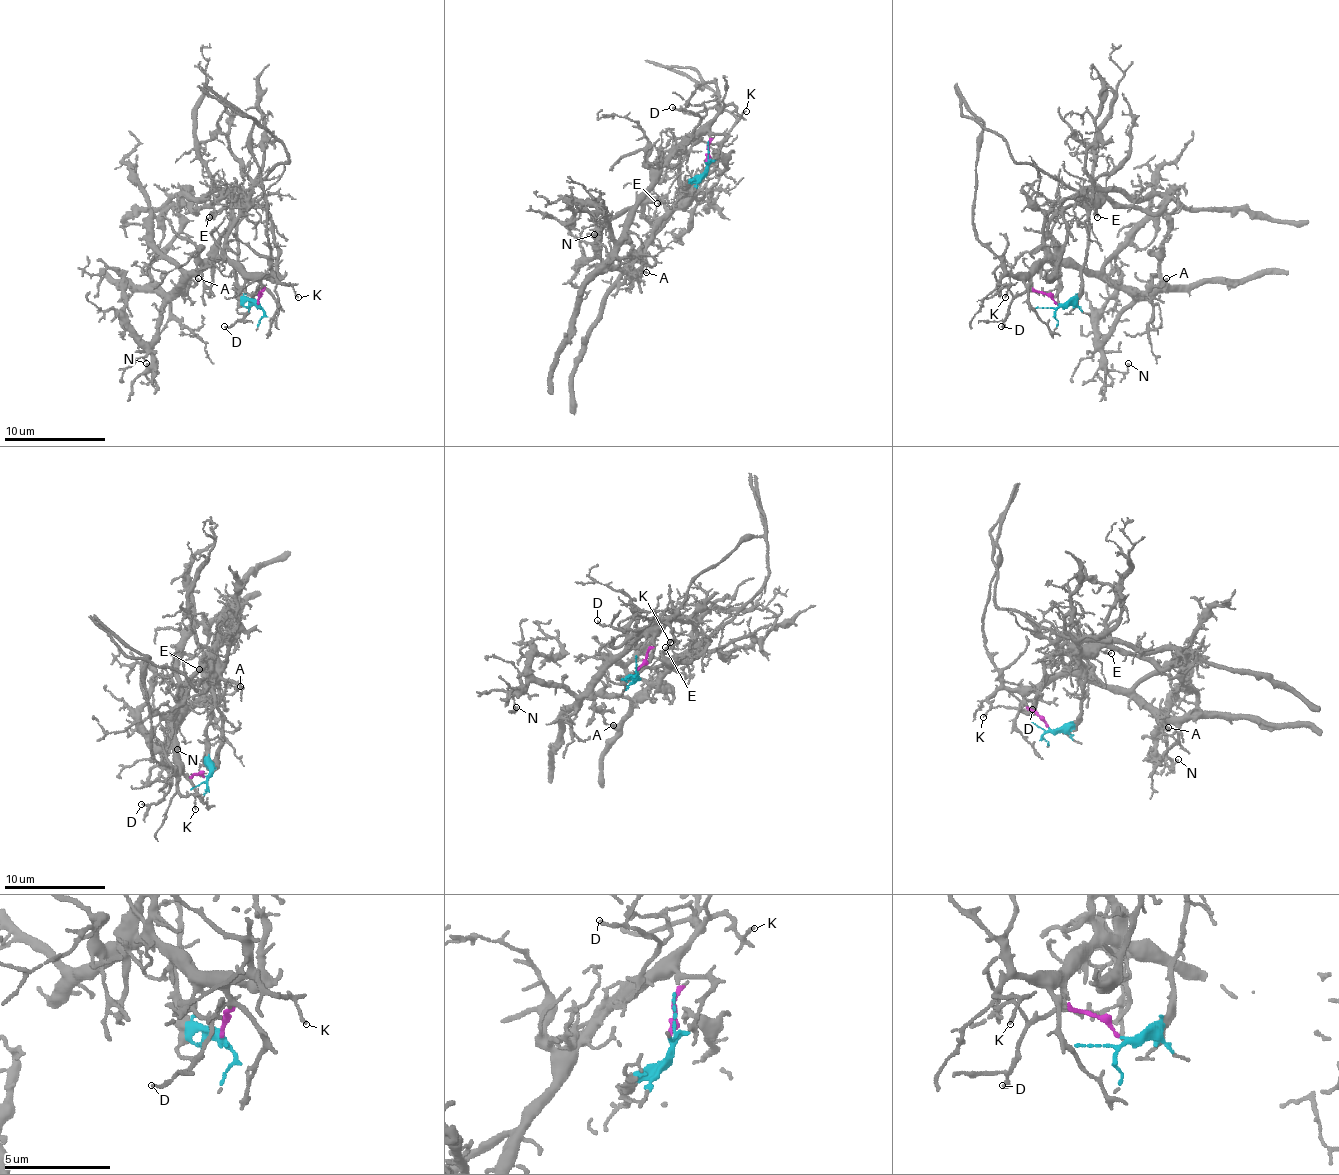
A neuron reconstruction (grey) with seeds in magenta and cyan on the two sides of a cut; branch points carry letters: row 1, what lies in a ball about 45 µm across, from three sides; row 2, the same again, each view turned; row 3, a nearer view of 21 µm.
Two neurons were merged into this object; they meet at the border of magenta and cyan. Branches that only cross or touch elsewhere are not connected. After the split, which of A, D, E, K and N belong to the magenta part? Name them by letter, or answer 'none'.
A, D, K, N

